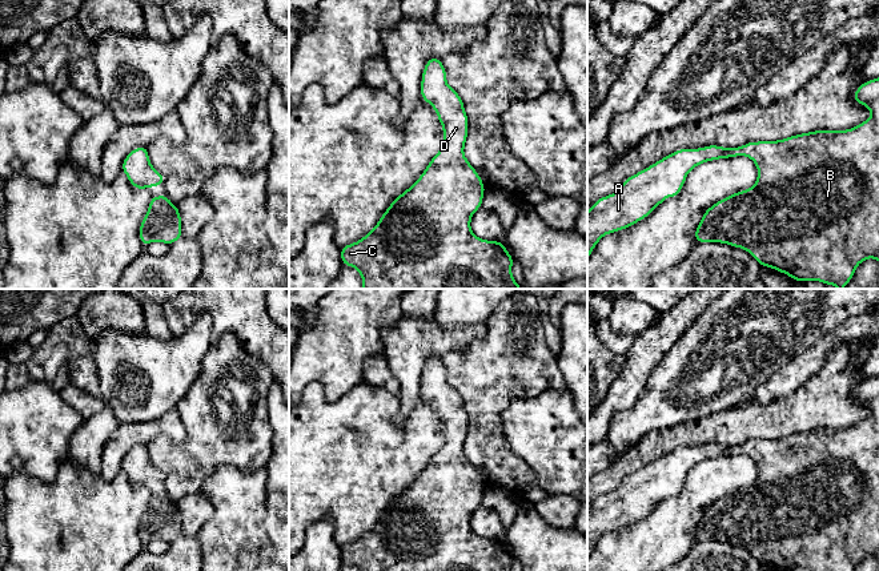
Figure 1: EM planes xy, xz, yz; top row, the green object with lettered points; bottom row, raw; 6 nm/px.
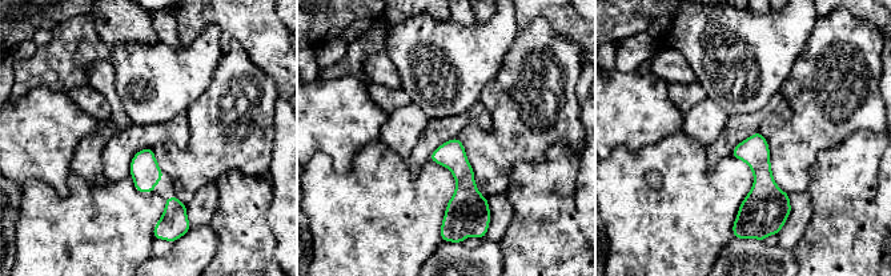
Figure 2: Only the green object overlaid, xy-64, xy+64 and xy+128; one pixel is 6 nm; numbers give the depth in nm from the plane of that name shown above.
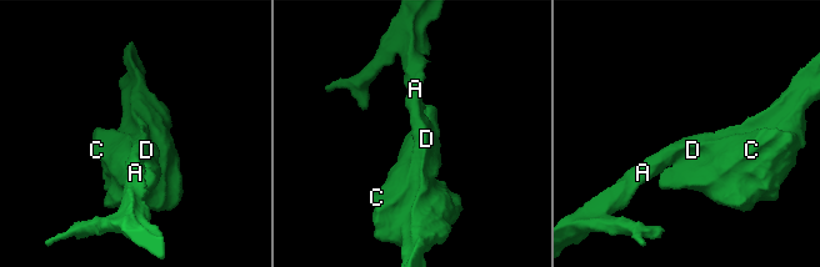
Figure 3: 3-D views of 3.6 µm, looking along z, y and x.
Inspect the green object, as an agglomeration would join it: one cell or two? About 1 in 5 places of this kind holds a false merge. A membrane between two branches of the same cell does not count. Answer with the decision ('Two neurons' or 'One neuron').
One neuron

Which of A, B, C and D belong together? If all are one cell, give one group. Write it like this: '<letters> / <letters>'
A B C D

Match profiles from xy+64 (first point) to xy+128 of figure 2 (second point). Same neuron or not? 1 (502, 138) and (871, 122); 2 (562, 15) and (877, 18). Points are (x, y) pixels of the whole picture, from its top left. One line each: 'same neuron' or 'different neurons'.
1: same neuron
2: same neuron

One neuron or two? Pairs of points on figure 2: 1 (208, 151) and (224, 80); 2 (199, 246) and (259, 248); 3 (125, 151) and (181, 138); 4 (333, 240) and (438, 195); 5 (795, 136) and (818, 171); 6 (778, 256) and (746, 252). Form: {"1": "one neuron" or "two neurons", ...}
{"1": "one neuron", "2": "two neurons", "3": "one neuron", "4": "one neuron", "5": "two neurons", "6": "one neuron"}

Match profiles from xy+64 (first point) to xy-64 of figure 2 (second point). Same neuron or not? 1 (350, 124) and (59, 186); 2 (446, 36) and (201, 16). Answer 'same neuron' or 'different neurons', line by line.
1: same neuron
2: different neurons

